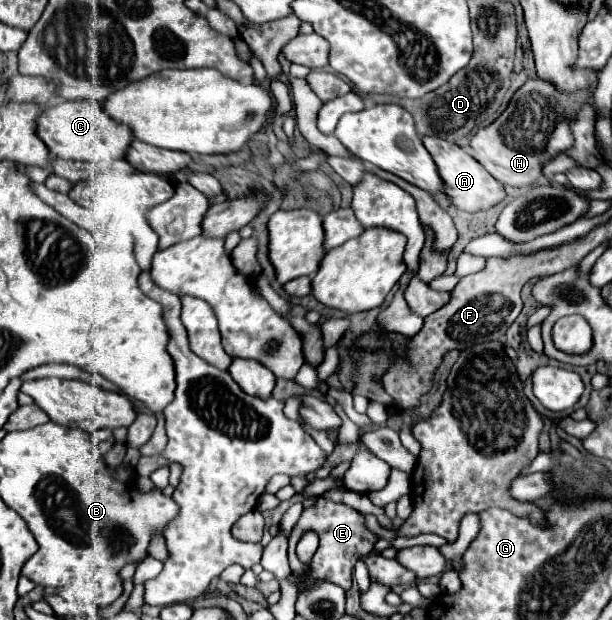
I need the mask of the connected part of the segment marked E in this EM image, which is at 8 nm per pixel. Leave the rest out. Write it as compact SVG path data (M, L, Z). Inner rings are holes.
M317 498L317 502L309 508L303 510L301 518L297 520L295 528L289 534L289 564L291 564L291 572L293 574L307 574L313 580L319 582L333 582L337 586L341 586L345 591L352 586L353 566L359 558L367 556L373 550L377 536L373 532L369 532L363 524L363 514L359 514L357 510L345 506L345 504L335 504L327 498ZM305 530L315 530L319 534L319 548L315 552L315 556L311 558L311 562L303 564L297 554L295 554L295 546L301 538L301 534Z

